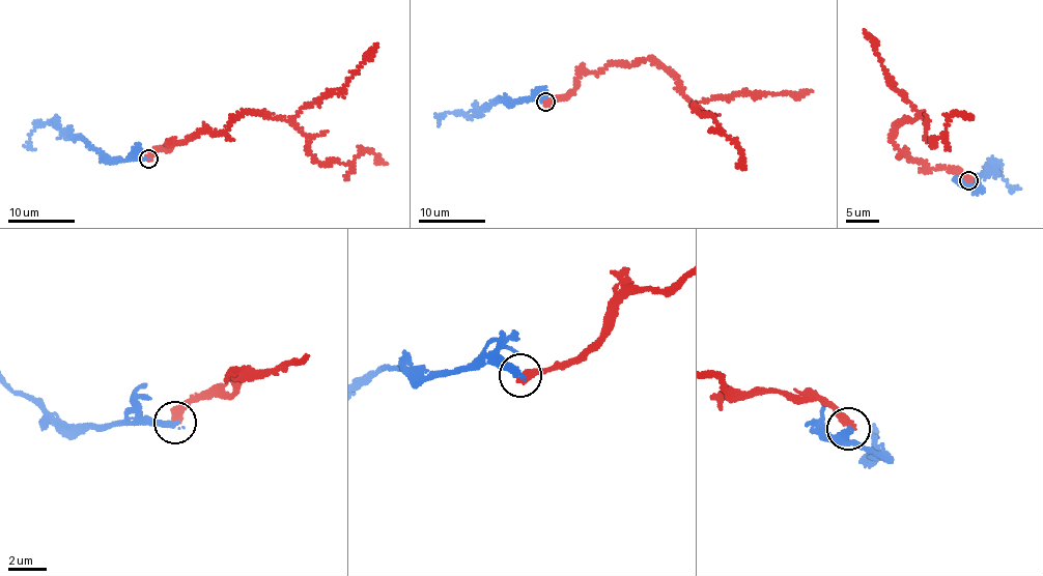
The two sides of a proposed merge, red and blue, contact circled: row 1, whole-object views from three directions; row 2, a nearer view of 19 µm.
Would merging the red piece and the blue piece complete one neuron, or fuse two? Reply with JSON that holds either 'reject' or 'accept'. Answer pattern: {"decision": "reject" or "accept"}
{"decision": "reject"}

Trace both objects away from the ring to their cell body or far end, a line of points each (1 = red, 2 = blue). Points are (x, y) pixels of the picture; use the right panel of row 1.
1: (968, 180), (956, 169), (912, 159), (893, 138), (895, 125), (921, 115), (932, 144), (952, 112), (971, 117)
2: (968, 180), (967, 183), (980, 191), (978, 180), (994, 170), (996, 161), (1002, 176), (1010, 188), (1019, 190)

